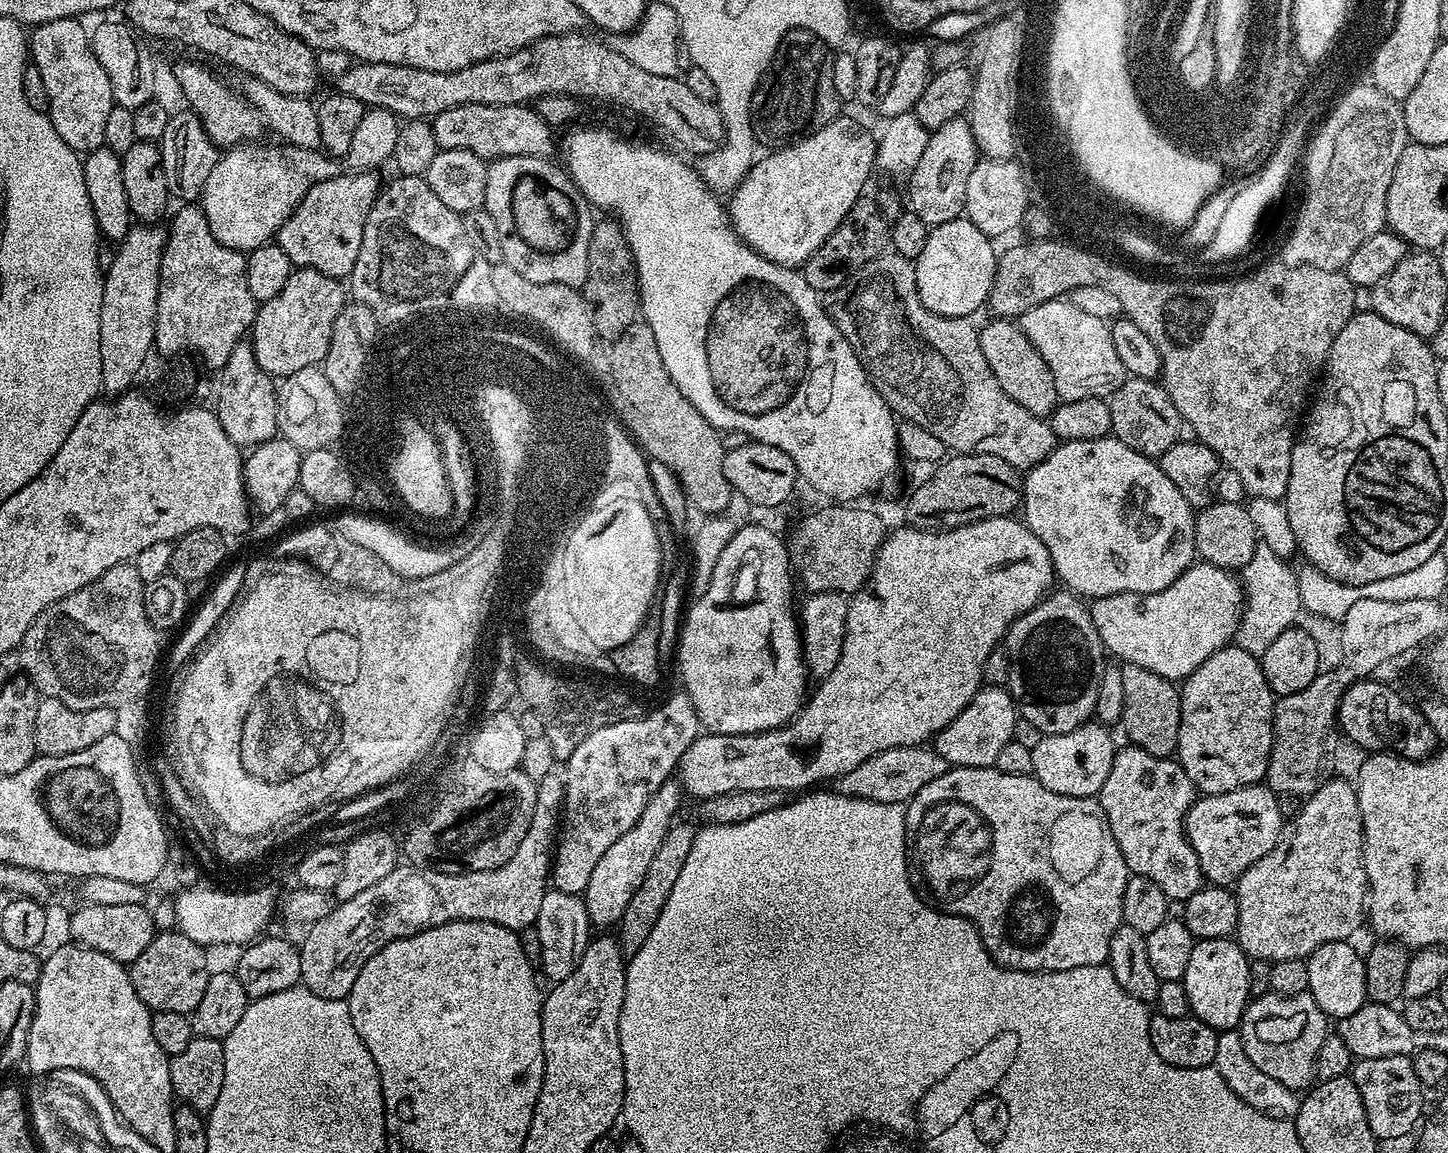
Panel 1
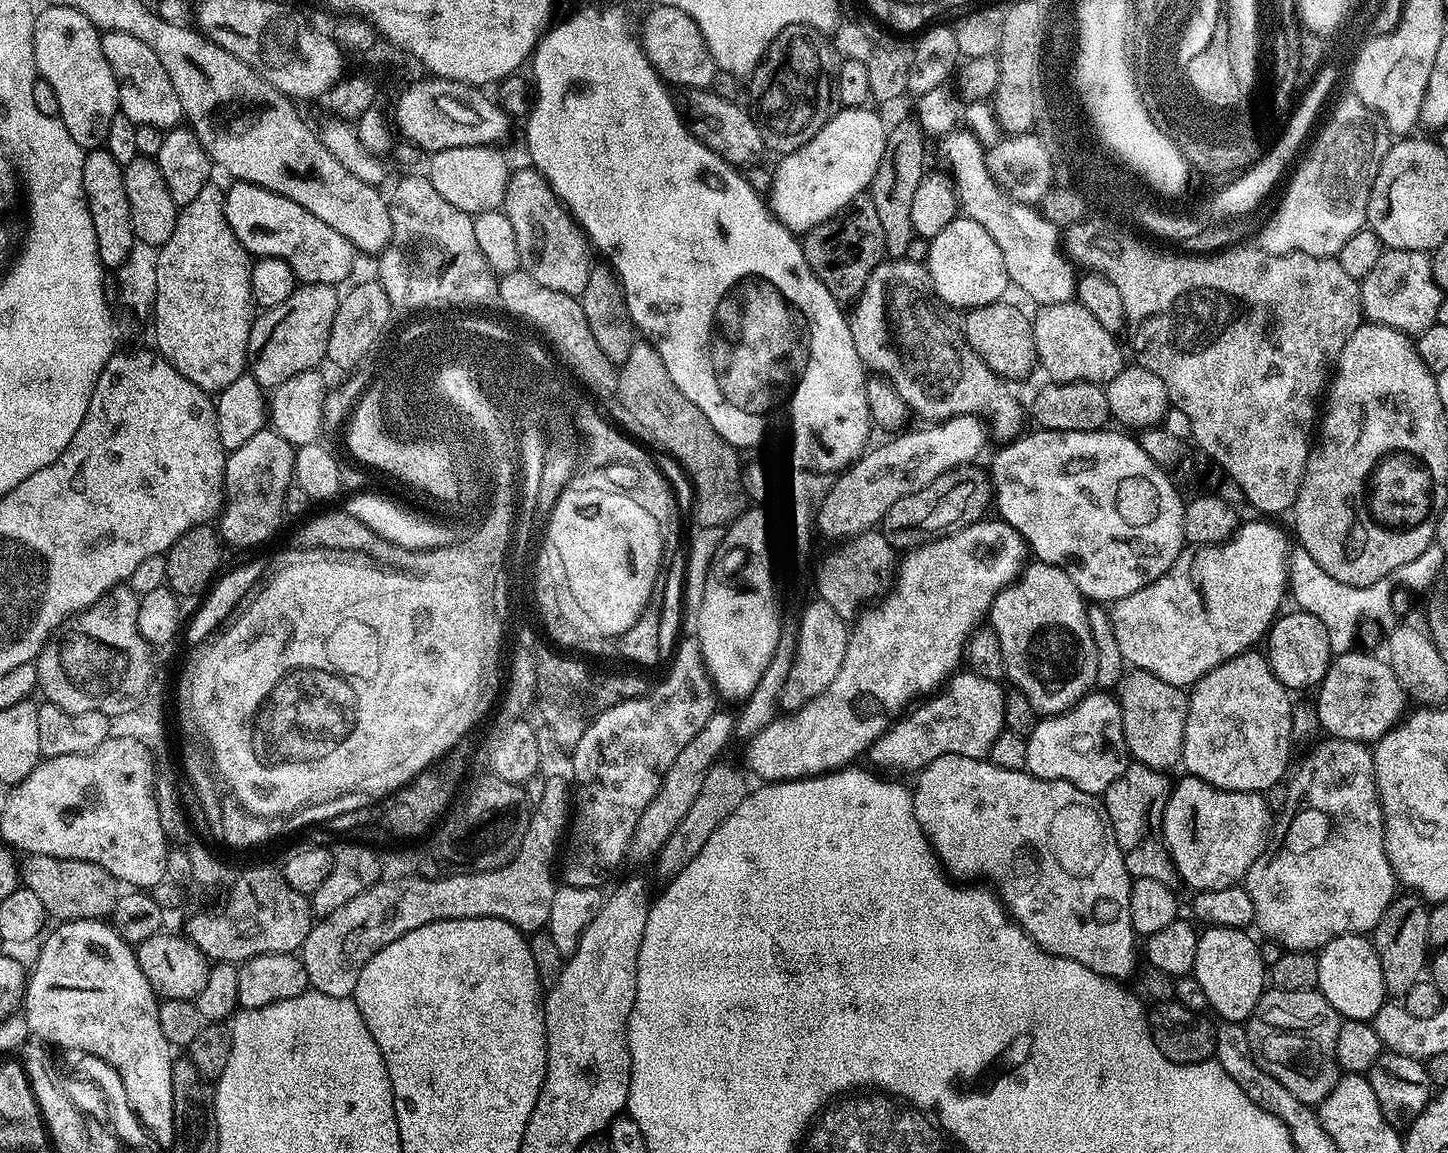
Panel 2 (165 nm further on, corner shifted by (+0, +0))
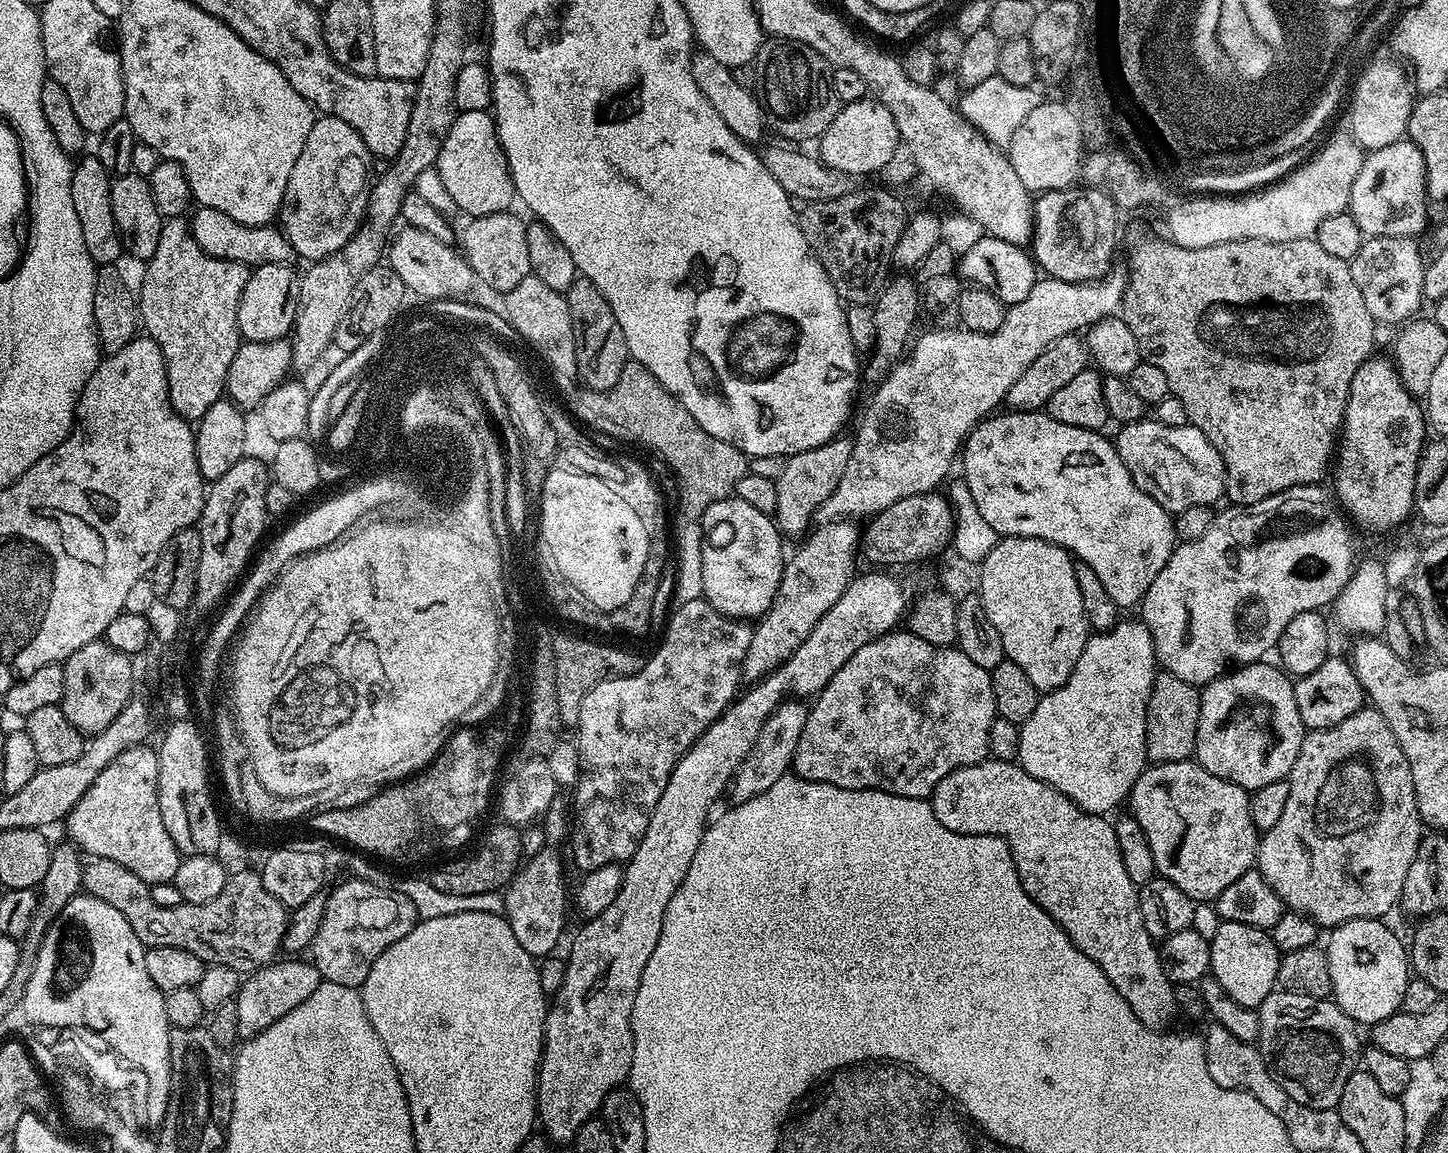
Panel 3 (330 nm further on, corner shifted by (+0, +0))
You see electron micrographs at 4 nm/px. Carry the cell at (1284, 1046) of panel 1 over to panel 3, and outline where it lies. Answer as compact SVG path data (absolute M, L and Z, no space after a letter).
M1274 990L1271 992L1260 1004L1258 1011L1260 1014L1260 1039L1258 1041L1260 1055L1264 1057L1264 1060L1268 1064L1268 1069L1272 1071L1272 1077L1278 1082L1278 1086L1282 1086L1282 1090L1286 1090L1286 1094L1290 1094L1290 1098L1294 1098L1294 1102L1302 1102L1302 1106L1335 1109L1342 1098L1342 1086L1346 1086L1346 1078L1350 1078L1350 1074L1357 1071L1358 1061L1362 1056L1362 1043L1360 1044L1360 1036L1356 1033L1358 1031L1356 1021L1351 1020L1331 999L1320 999L1302 993L1283 990Z

